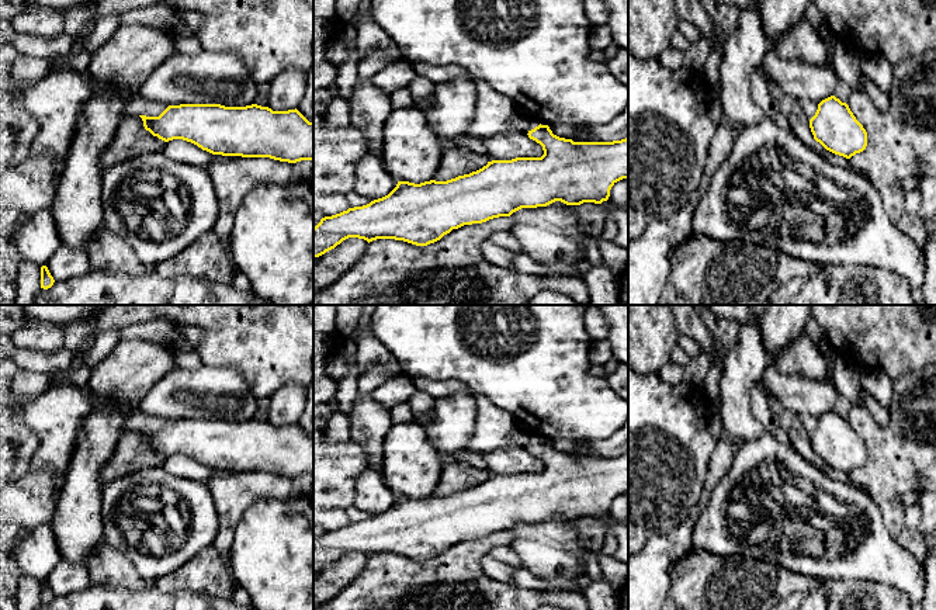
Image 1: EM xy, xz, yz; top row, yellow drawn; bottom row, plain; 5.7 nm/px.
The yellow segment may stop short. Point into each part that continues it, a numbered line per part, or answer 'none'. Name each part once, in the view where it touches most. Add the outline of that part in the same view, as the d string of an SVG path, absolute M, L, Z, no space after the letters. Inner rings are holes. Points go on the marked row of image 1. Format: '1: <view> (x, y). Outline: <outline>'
none

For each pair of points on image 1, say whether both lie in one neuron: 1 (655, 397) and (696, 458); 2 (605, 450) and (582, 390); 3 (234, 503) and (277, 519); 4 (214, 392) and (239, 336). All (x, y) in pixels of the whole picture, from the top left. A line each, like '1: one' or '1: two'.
1: one
2: two
3: two
4: two

